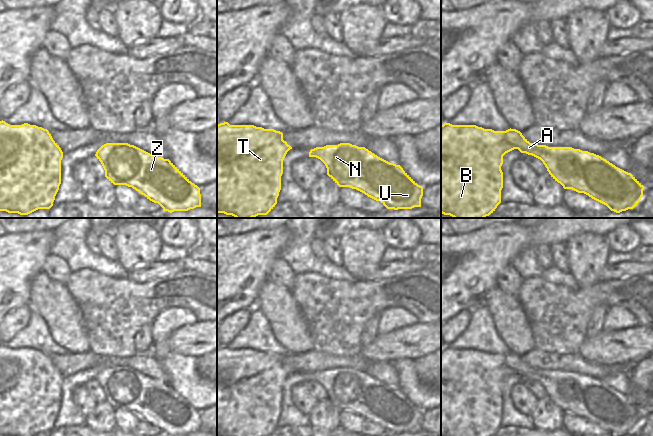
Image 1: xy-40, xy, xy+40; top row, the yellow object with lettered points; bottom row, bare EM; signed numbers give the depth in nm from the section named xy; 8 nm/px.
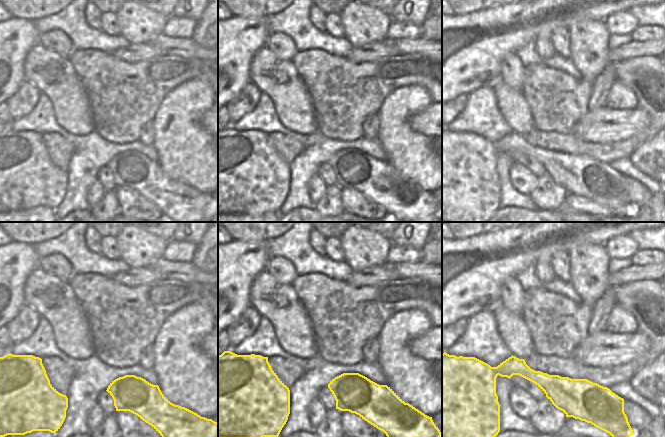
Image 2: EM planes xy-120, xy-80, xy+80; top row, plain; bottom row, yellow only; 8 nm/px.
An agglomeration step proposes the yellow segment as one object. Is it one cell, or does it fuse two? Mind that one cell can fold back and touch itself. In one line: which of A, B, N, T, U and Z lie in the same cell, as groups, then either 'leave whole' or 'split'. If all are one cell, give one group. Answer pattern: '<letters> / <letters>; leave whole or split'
A B N T U Z; leave whole

